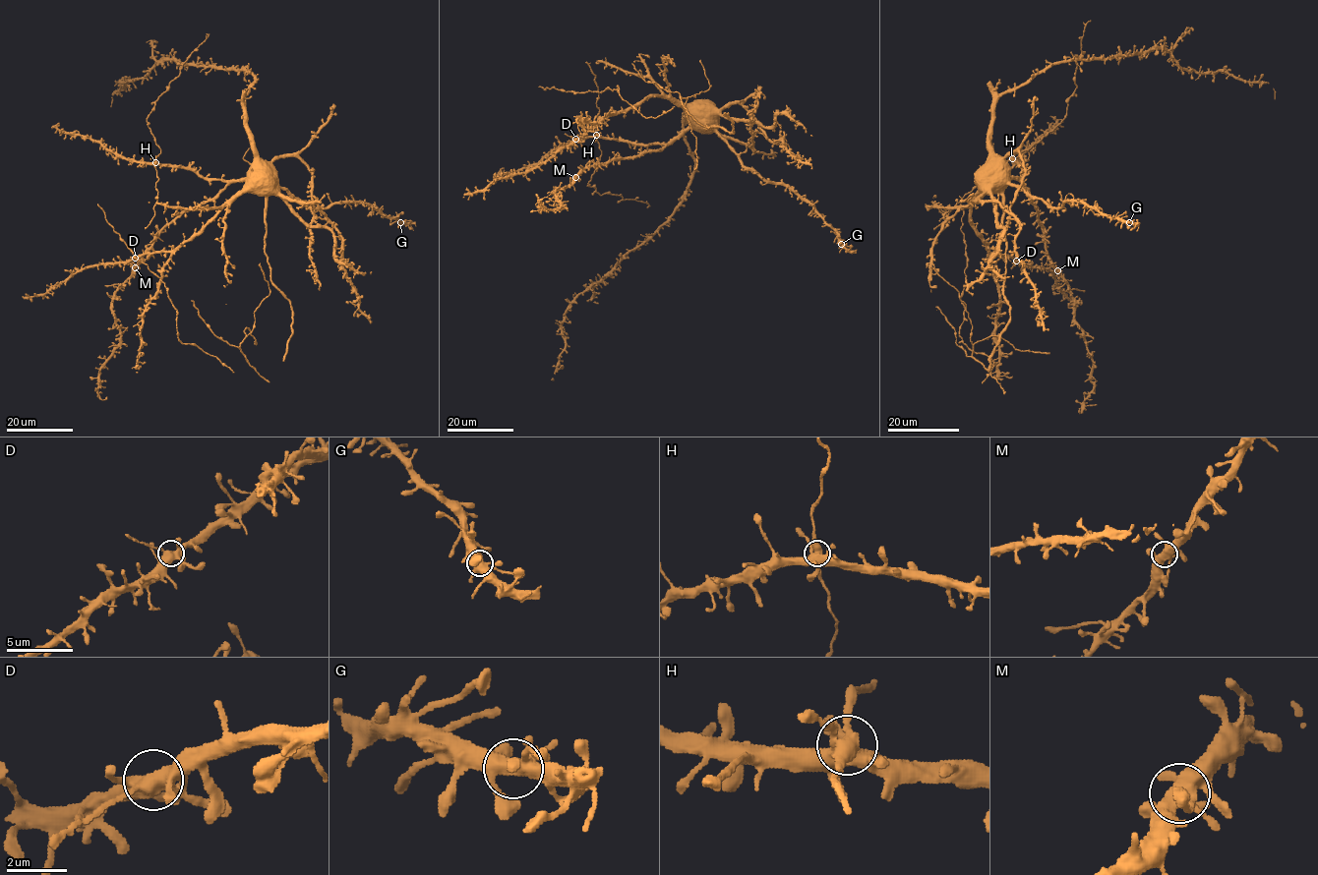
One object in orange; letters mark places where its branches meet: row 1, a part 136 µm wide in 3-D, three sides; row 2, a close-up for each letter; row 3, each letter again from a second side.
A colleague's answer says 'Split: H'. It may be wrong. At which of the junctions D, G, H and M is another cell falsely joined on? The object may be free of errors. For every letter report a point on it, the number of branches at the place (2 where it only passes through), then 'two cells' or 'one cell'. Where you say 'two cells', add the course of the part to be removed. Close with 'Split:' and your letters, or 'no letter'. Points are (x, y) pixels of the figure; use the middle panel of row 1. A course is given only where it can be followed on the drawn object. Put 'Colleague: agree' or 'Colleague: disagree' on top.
Colleague: disagree
D: at (575, 139); 6 branches meet; one cell
G: at (841, 244); 6 branches meet; one cell
H: at (596, 135); 7 branches meet; one cell
M: at (575, 177); 7 branches meet; one cell
Split: no letter

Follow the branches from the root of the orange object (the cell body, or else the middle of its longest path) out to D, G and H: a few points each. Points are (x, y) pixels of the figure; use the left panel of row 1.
D: (249, 135), (254, 161), (245, 186), (188, 240), (172, 250), (148, 252), (135, 258)
G: (249, 135), (253, 148), (268, 168), (268, 176), (303, 204), (326, 208), (335, 204), (367, 203), (400, 222)
H: (249, 135), (254, 161), (246, 177), (209, 180), (191, 170), (160, 166), (155, 161)

